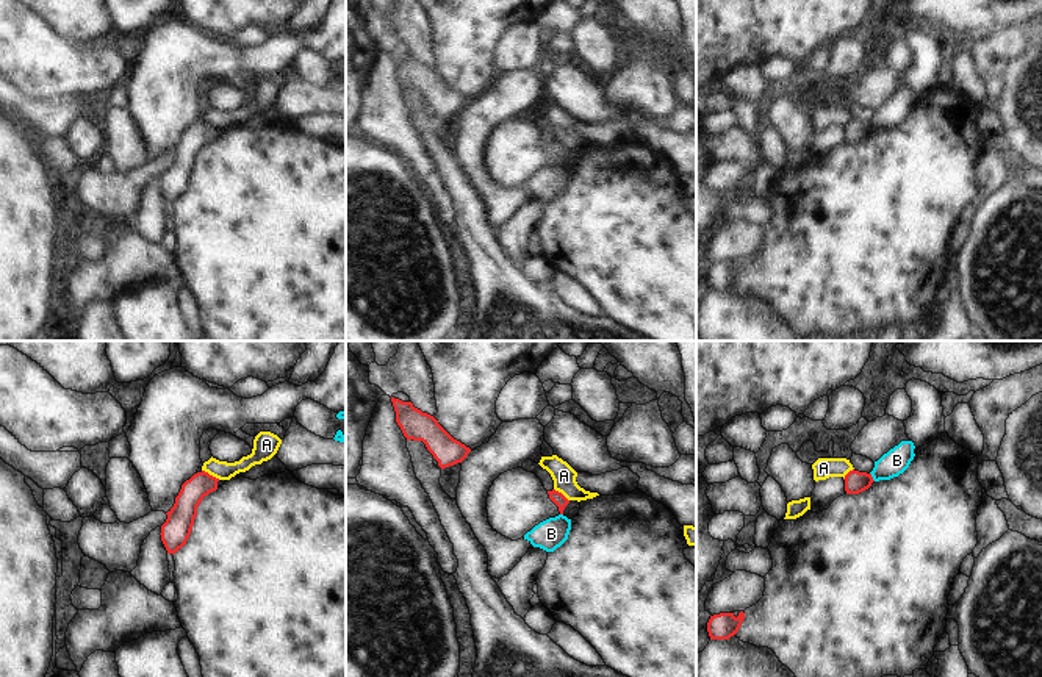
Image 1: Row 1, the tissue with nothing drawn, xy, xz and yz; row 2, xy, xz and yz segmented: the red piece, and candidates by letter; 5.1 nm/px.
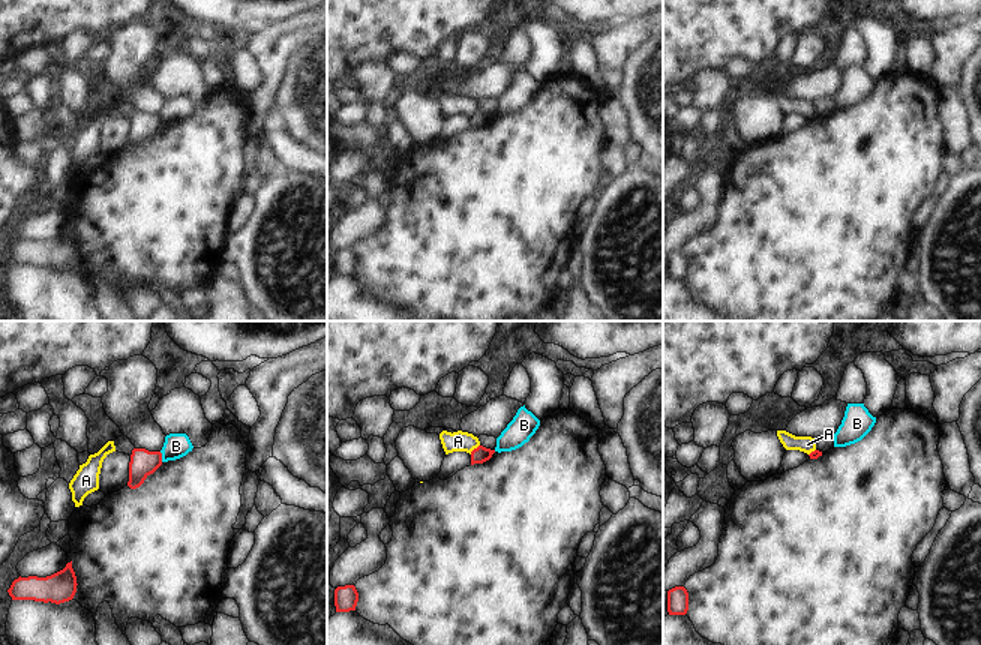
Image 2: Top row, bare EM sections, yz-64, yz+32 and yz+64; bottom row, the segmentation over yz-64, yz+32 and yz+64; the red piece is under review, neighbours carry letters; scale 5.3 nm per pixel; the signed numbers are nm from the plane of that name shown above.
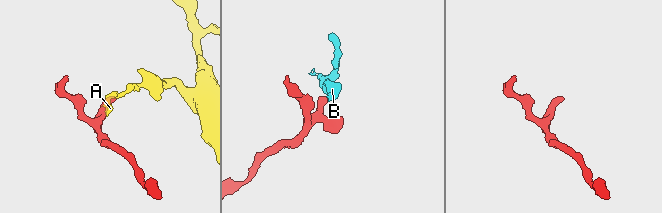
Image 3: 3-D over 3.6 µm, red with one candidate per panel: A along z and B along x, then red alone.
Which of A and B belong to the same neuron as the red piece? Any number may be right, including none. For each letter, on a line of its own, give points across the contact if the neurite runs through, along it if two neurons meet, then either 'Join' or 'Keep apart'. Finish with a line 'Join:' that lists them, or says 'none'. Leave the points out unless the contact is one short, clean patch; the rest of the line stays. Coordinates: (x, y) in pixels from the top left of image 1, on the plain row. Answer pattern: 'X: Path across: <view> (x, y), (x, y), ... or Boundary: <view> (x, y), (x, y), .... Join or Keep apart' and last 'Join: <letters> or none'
A: Boundary: xy (202, 119), (219, 128). Keep apart
B: Boundary: yz (870, 122), (875, 130). Keep apart
Join: none

